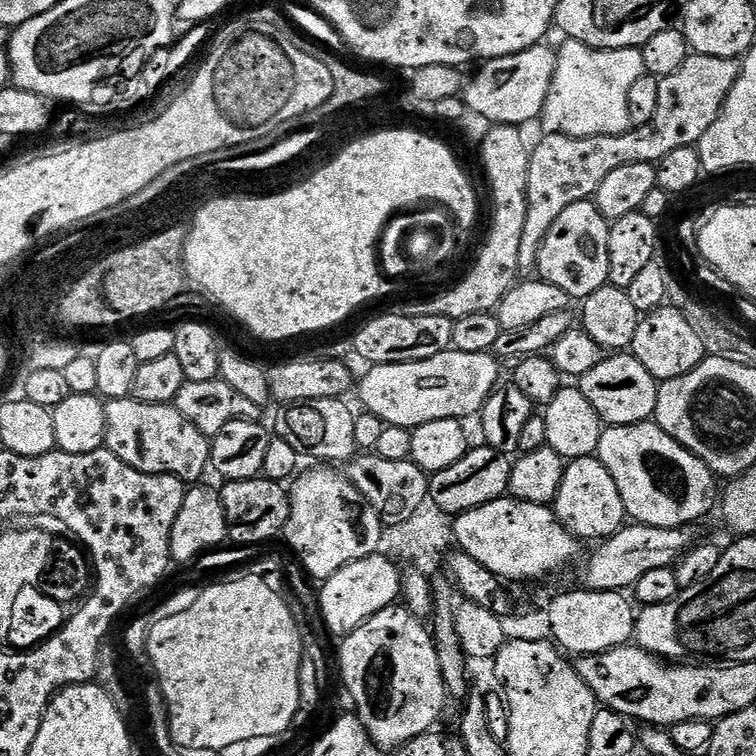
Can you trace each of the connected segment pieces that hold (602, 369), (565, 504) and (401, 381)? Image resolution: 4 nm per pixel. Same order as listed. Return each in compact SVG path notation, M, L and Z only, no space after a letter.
M631 354L605 355L604 360L590 370L590 374L579 377L578 387L586 398L590 398L590 406L594 406L605 425L642 424L655 417L658 381Z
M596 456L565 463L562 486L558 486L554 511L565 530L581 541L603 542L626 523L626 513L622 506L622 494L618 494L618 485L610 475L610 470L606 470L606 466L602 466L602 462Z
M449 350L442 354L434 354L434 358L426 358L422 362L409 364L378 364L367 369L364 381L359 381L360 400L365 409L382 418L385 425L393 424L409 430L422 426L426 422L439 420L463 421L464 416L475 417L483 409L489 396L496 391L500 380L501 361L492 352L482 354L466 354Z

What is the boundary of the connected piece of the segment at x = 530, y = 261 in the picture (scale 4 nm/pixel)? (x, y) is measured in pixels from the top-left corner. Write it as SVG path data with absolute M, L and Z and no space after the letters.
M689 54L679 70L674 70L674 74L660 77L658 110L654 110L654 118L650 118L646 126L632 128L617 136L578 138L566 134L541 135L541 140L531 149L530 174L526 178L526 230L522 232L522 247L518 250L518 266L521 273L528 274L531 273L528 271L536 268L536 259L540 256L542 242L546 234L550 234L550 226L558 222L562 210L566 210L566 206L574 202L592 200L598 190L598 185L612 171L626 166L629 162L646 162L657 165L662 158L666 158L666 154L671 154L674 150L699 145L702 134L706 134L706 130L710 130L710 126L718 122L726 98L730 90L734 90L734 82L738 82L740 77L740 65L739 59Z

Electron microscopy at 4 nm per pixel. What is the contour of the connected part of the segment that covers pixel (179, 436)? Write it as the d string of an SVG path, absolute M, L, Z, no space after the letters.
M131 398L126 400L110 400L105 403L106 438L108 451L114 453L126 466L134 466L134 470L146 474L170 474L185 482L200 482L204 471L209 471L212 462L212 446L209 437L198 430L191 422L186 422L182 414L172 404L143 404Z

